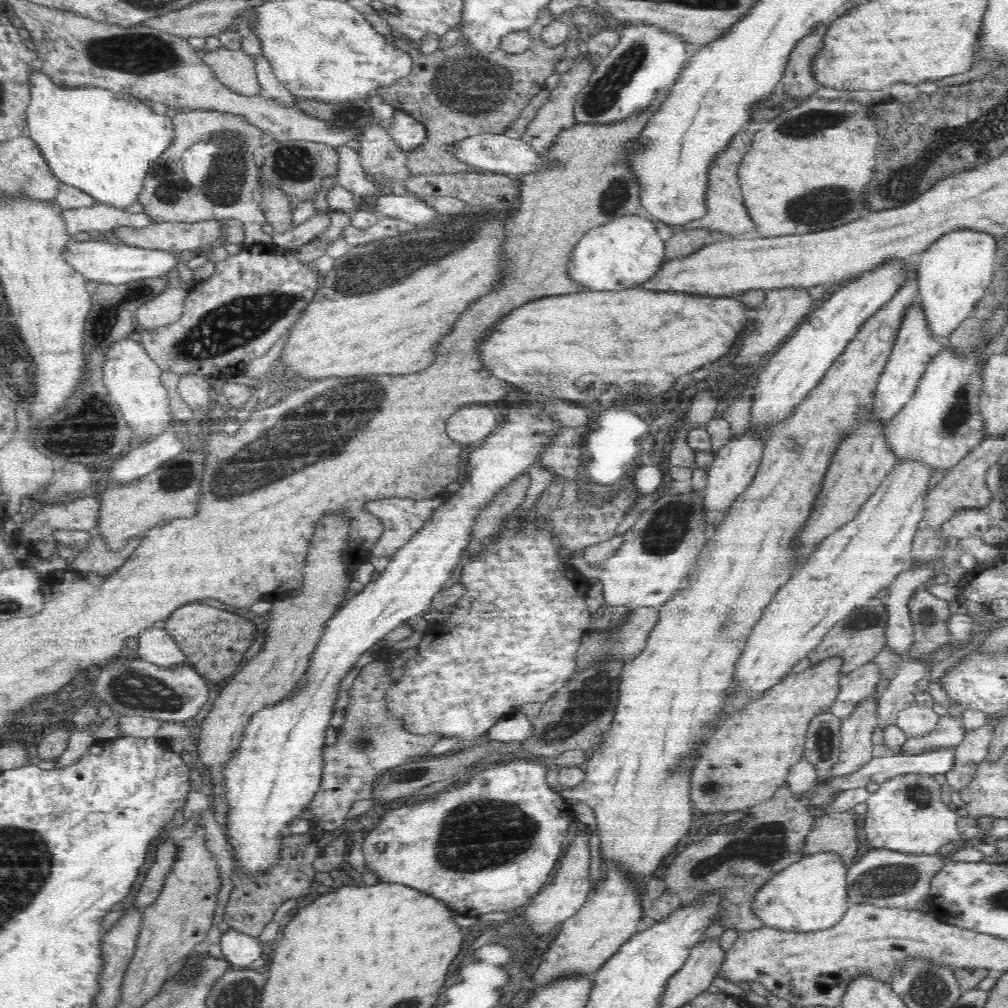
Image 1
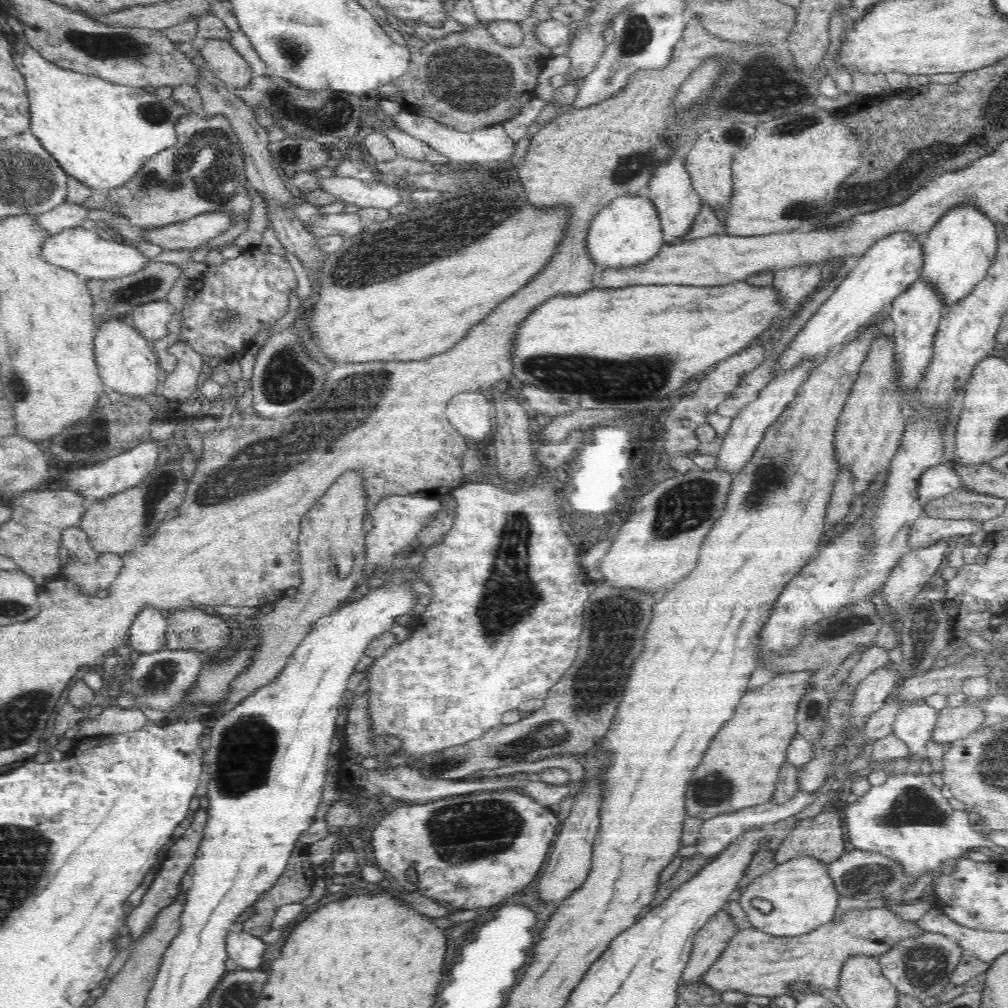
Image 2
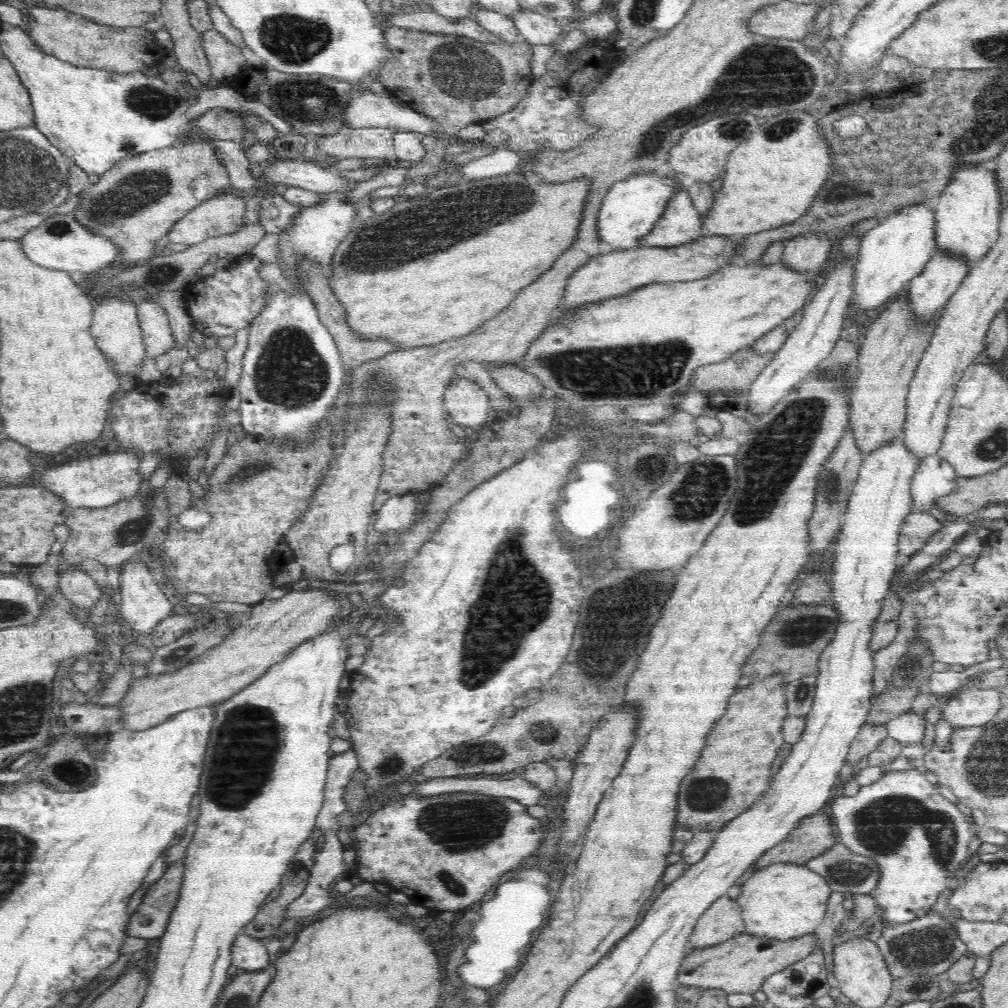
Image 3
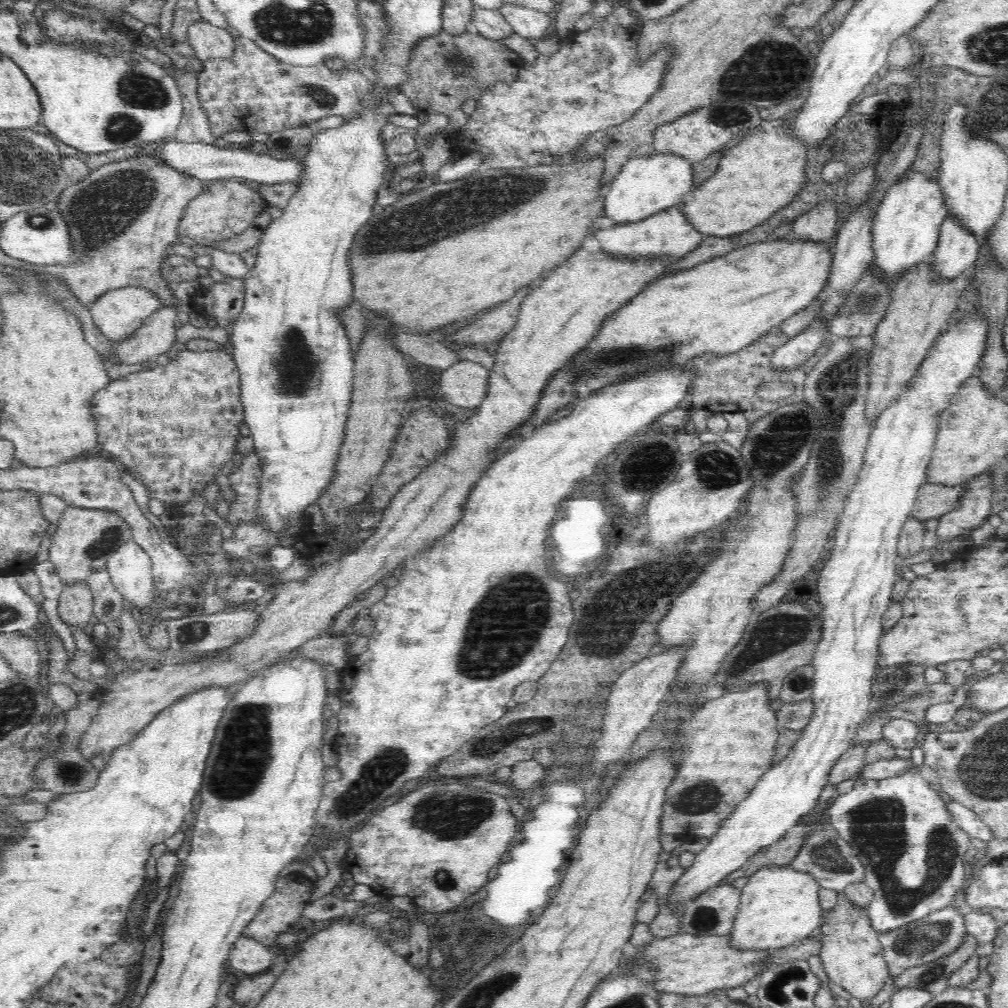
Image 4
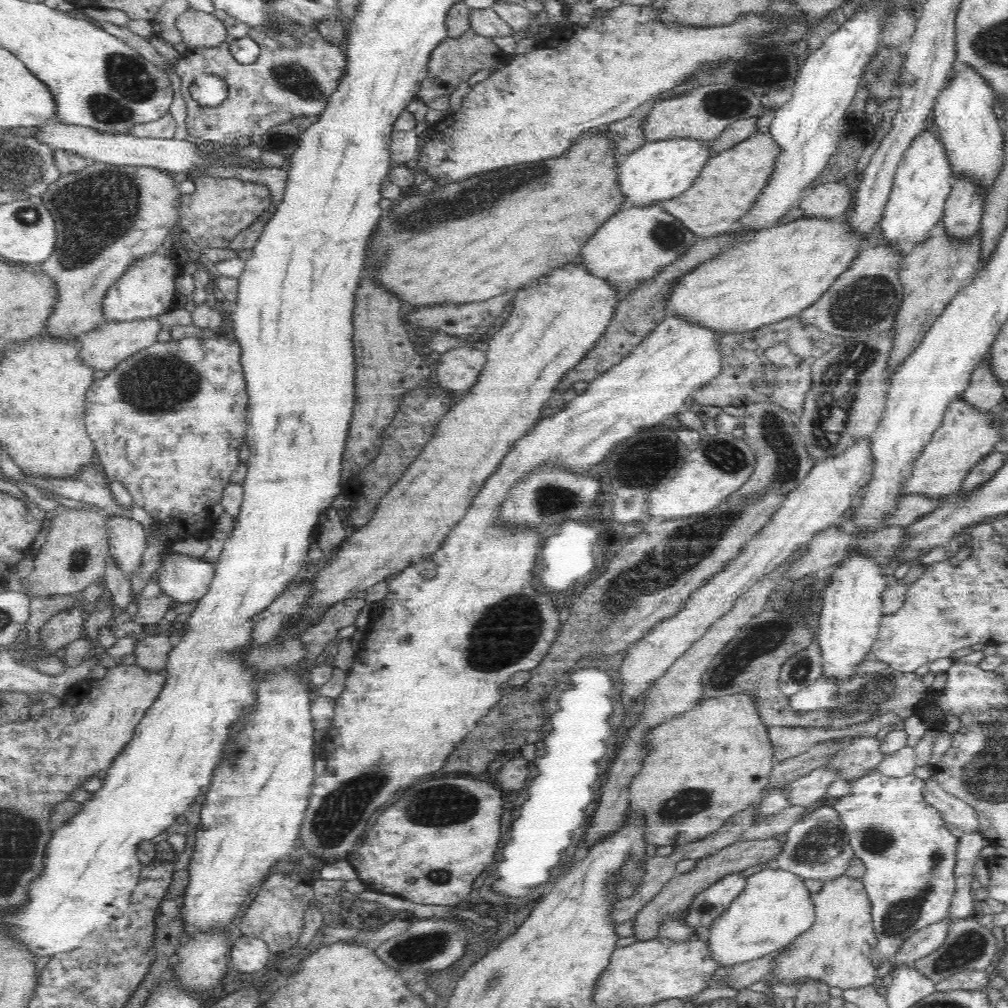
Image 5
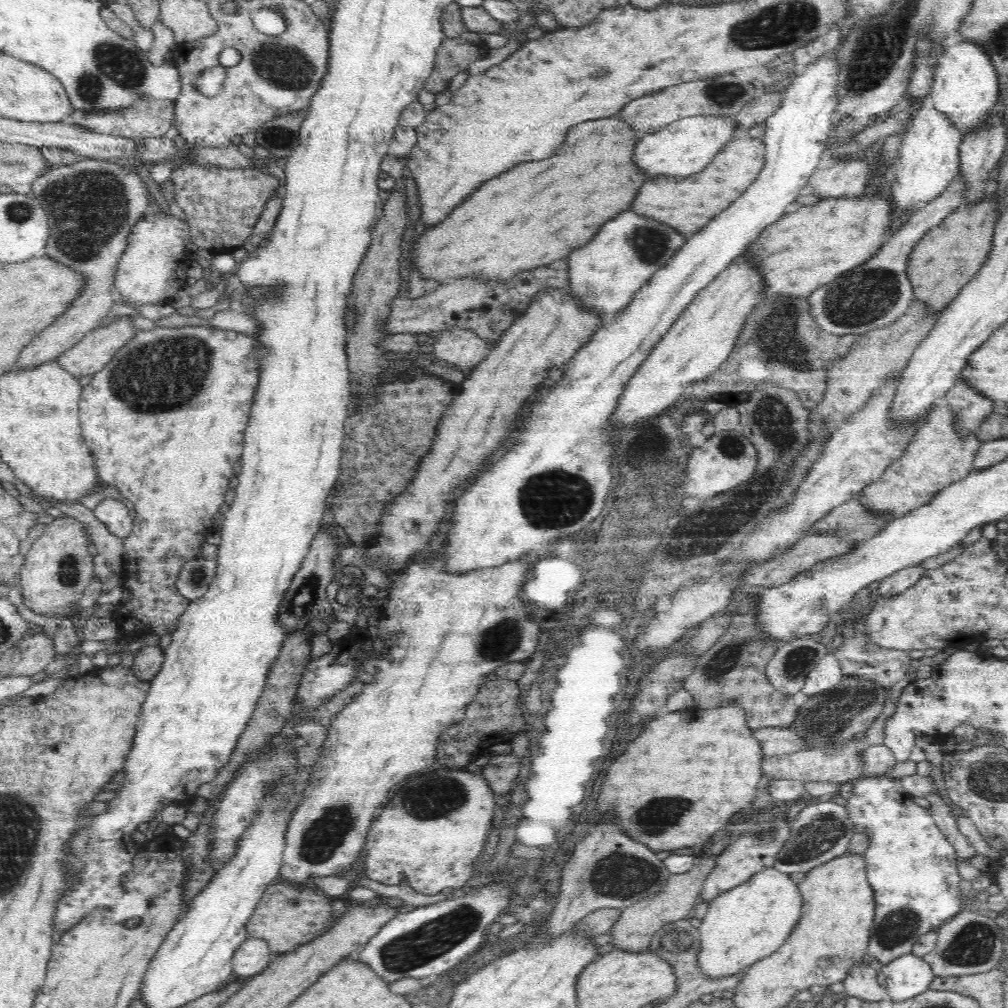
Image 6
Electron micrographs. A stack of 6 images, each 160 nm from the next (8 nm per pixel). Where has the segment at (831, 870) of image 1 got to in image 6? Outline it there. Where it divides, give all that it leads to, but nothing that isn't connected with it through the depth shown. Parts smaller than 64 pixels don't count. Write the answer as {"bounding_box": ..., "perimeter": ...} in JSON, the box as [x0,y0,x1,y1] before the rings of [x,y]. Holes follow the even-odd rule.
{"bounding_box":[696,867,802,979],"perimeter":[[[774,867],[761,870],[751,876],[744,884],[726,890],[718,894],[714,900],[710,900],[707,913],[701,920],[700,952],[696,958],[696,964],[700,971],[709,978],[720,979],[724,976],[734,976],[744,972],[750,966],[759,962],[766,956],[771,956],[785,944],[797,928],[802,914],[802,895],[798,885],[790,878],[789,874],[780,872]]]}

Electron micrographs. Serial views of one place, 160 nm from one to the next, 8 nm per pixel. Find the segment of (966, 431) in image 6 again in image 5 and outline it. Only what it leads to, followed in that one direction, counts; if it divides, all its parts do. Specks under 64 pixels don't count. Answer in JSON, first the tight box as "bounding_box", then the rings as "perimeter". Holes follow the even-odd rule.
{"bounding_box":[960,358,1004,411],"perimeter":[[[986,358],[975,366],[970,384],[960,394],[960,397],[966,403],[974,405],[976,409],[988,411],[1002,401],[1002,398],[1004,398],[1002,394],[1004,394],[1004,385],[994,375],[990,361]]]}

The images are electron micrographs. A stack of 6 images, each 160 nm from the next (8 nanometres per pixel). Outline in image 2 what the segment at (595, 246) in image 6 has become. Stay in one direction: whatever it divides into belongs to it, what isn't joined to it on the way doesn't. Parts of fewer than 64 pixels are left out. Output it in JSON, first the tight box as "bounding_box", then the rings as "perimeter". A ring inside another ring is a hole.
{"bounding_box":[642,154,702,242],"perimeter":[[[674,154],[663,160],[652,173],[648,186],[642,192],[642,195],[650,199],[655,206],[661,222],[662,238],[664,242],[680,242],[681,238],[689,231],[693,225],[702,200],[699,194],[693,190],[690,180],[690,173],[684,165],[685,158],[678,158]]]}

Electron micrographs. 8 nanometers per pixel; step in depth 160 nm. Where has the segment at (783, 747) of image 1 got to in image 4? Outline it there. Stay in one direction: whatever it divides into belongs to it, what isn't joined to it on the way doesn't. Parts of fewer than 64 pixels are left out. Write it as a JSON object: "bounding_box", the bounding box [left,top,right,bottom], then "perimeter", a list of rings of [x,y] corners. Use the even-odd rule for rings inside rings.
{"bounding_box":[660,683,779,842],"perimeter":[[[756,683],[744,692],[734,692],[710,700],[692,718],[688,718],[682,724],[682,736],[684,736],[682,740],[686,744],[682,744],[680,748],[678,778],[674,778],[674,782],[668,788],[664,806],[666,810],[660,820],[662,822],[660,832],[674,834],[682,842],[691,842],[702,837],[710,838],[720,828],[722,821],[750,794],[754,784],[758,784],[758,780],[774,766],[775,762],[770,758],[774,756],[774,746],[779,738],[776,724],[776,712],[770,706],[766,683]]]}

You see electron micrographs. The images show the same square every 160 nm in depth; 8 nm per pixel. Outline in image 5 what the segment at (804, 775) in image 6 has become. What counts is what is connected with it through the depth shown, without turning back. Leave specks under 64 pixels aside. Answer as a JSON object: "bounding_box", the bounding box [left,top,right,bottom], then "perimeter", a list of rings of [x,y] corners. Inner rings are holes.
{"bounding_box":[823,736,885,781],"perimeter":[[[881,736],[875,738],[856,737],[842,742],[842,750],[823,766],[832,767],[842,779],[852,781],[877,768],[885,759],[880,749]]]}

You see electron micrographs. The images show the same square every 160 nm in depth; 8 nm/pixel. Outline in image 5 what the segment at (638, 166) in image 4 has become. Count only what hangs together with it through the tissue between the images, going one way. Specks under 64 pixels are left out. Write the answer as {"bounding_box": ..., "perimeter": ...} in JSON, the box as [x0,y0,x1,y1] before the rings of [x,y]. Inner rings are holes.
{"bounding_box":[618,138,709,207],"perimeter":[[[672,138],[670,140],[647,141],[644,146],[634,150],[622,164],[618,174],[620,192],[626,200],[634,202],[636,207],[648,207],[660,200],[670,200],[686,192],[709,159],[708,140],[694,140],[692,138]]]}

